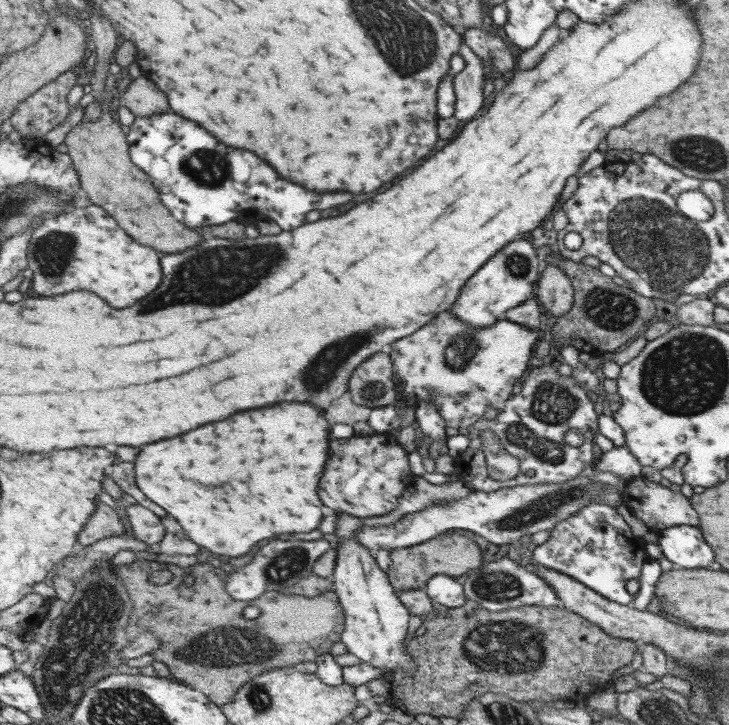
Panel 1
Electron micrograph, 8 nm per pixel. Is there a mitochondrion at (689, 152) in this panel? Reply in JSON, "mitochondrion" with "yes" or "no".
{"mitochondrion":"yes"}

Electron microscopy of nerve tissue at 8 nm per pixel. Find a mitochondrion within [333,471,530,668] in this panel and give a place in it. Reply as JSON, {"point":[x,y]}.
{"point":[495,585]}

